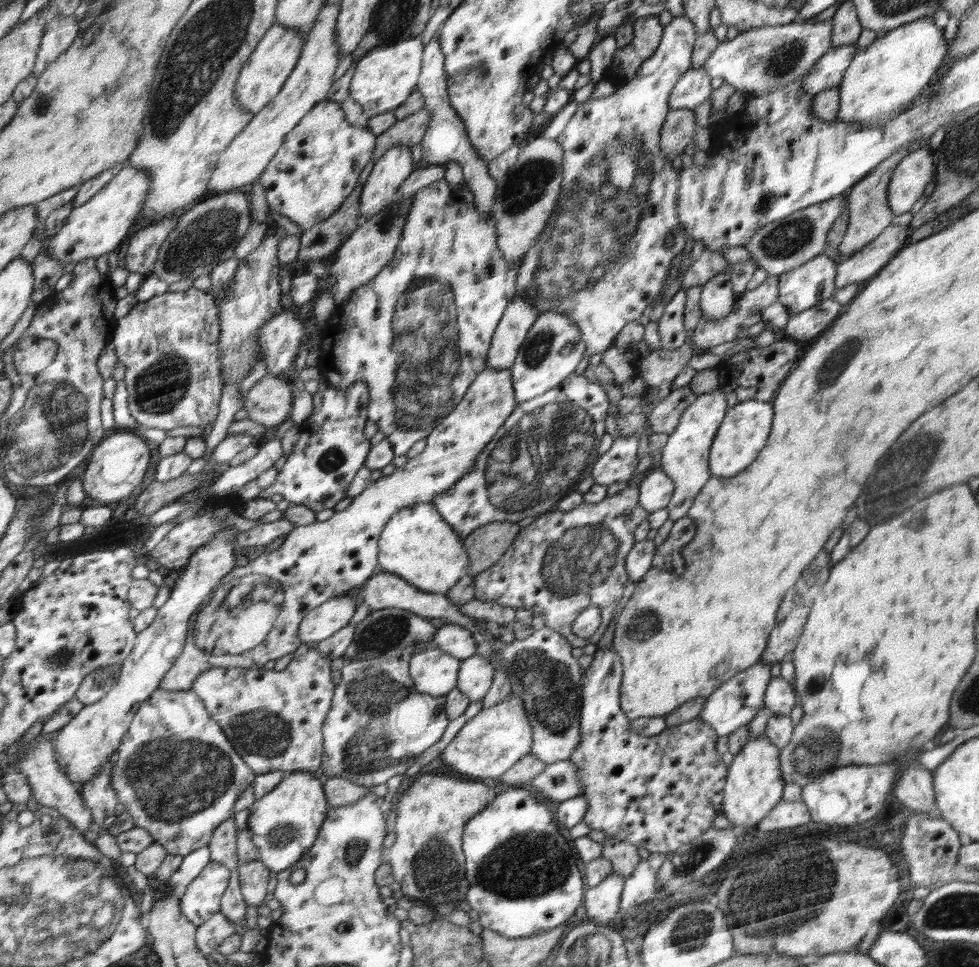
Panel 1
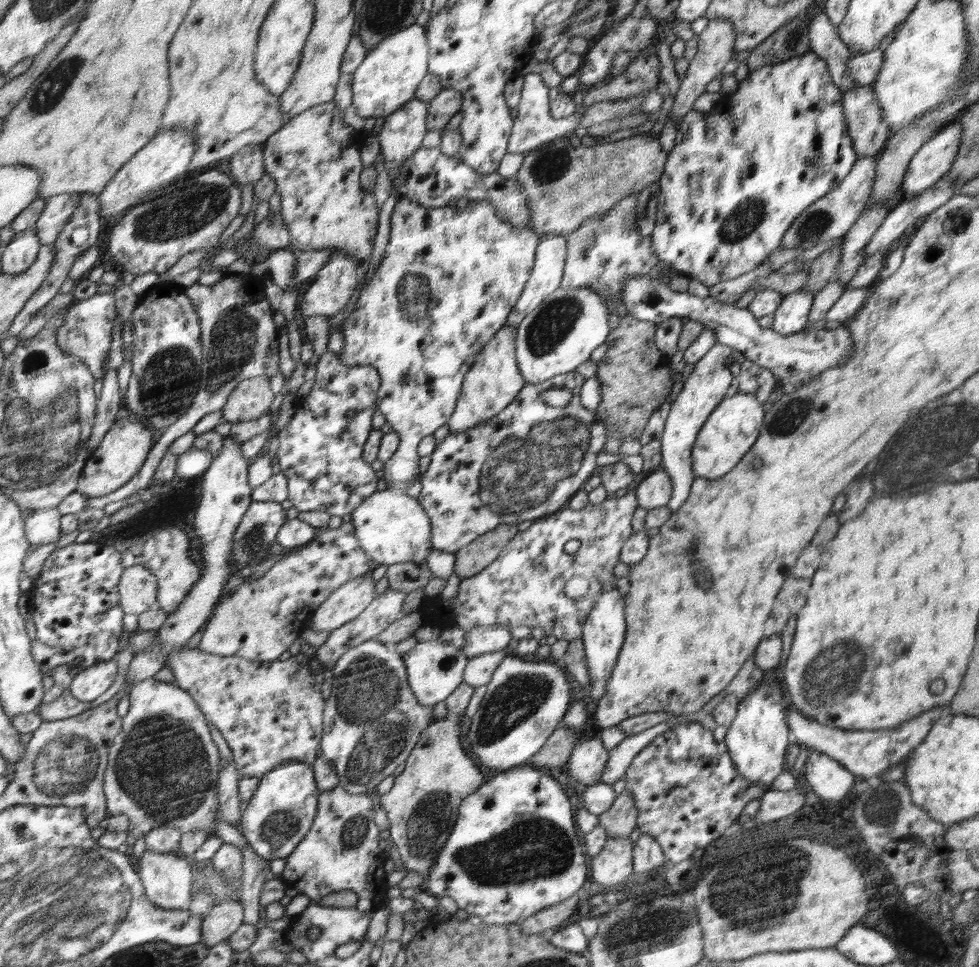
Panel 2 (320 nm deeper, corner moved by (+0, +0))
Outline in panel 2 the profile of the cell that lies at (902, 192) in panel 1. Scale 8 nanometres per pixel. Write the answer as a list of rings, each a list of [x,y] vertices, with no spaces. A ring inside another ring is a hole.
[[[952,122],[918,150],[903,178],[903,198],[910,200],[942,180],[958,157],[962,134],[960,122]]]

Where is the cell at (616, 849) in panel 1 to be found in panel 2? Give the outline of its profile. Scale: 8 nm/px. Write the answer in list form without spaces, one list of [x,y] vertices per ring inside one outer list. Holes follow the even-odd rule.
[[[624,789],[615,797],[612,806],[599,817],[599,823],[610,838],[626,838],[637,828],[637,811],[633,796]]]

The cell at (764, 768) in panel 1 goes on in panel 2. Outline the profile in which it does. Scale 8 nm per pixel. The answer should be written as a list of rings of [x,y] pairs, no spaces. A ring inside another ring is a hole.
[[[766,680],[761,681],[746,697],[739,702],[738,712],[727,728],[724,742],[735,763],[737,772],[751,783],[762,783],[768,790],[775,778],[782,773],[786,746],[788,746],[788,725],[786,724],[786,702],[782,686],[768,686]]]

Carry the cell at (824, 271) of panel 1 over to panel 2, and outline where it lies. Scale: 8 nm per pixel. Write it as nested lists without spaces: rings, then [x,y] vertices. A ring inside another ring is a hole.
[[[807,290],[785,295],[773,314],[771,328],[784,336],[800,333],[806,329],[813,304],[814,294]]]

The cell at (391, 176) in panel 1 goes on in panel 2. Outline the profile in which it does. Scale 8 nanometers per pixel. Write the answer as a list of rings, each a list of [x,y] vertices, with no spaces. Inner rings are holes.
[[[414,97],[384,120],[377,137],[392,182],[399,173],[399,166],[422,146],[422,140],[428,132],[428,113],[428,102]]]

